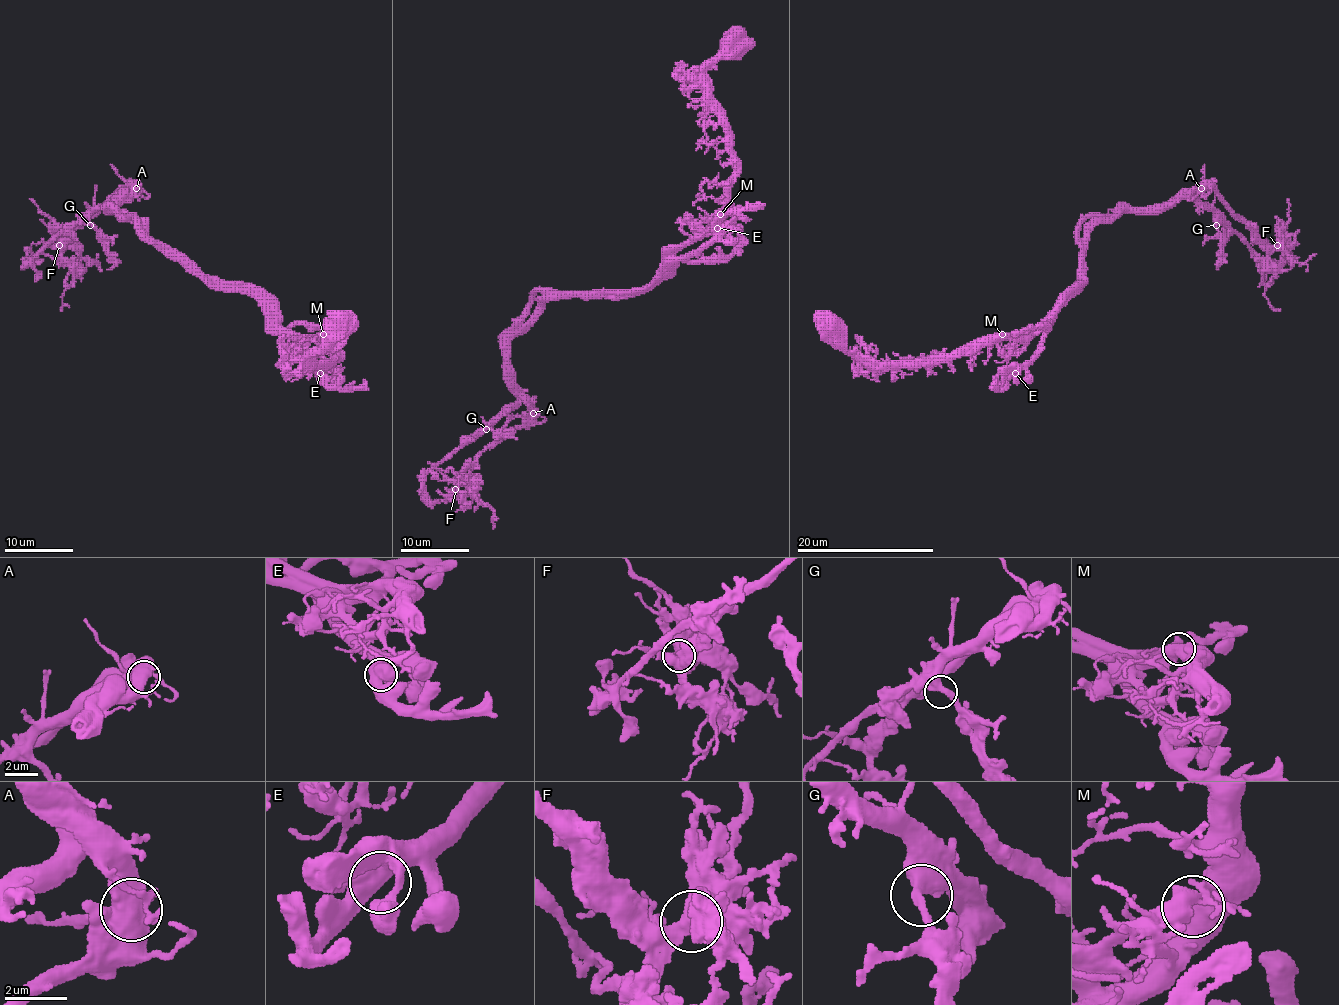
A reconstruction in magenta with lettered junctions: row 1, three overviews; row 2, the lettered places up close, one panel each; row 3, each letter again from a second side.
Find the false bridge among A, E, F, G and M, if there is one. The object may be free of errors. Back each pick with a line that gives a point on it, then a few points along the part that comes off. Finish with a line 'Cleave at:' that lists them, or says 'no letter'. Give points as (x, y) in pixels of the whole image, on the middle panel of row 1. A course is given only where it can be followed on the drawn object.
M: Place: (720, 214). Course of the part to remove: (720, 214), (643, 288), (551, 295), (510, 341), (508, 386), (517, 400), (426, 475), (424, 494), (440, 503)
Cleave at: M

